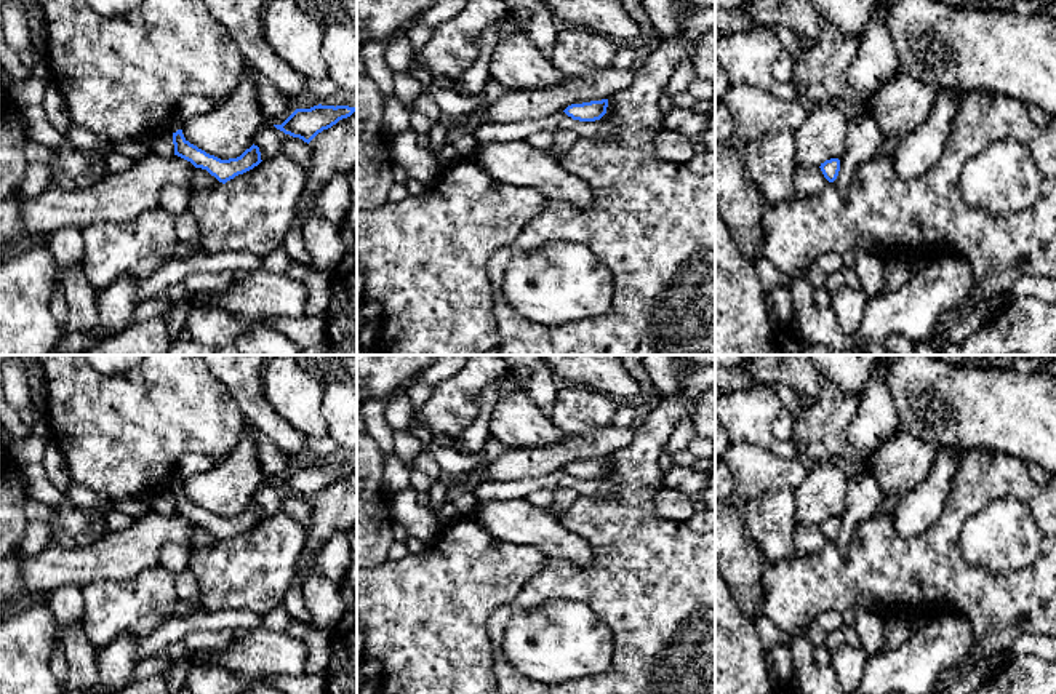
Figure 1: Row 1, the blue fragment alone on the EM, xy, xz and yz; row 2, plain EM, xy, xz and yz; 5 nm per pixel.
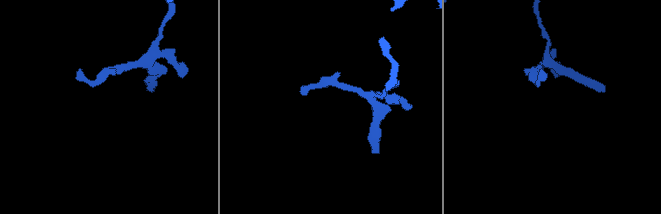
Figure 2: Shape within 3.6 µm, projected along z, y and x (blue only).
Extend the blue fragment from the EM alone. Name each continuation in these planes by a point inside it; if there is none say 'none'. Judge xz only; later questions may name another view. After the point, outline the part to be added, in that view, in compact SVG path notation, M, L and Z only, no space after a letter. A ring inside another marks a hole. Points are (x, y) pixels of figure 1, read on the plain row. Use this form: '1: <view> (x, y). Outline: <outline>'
none

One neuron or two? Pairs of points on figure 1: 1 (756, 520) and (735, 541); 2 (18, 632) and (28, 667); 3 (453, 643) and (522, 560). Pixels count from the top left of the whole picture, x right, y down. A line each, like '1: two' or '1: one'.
1: two
2: one
3: one

